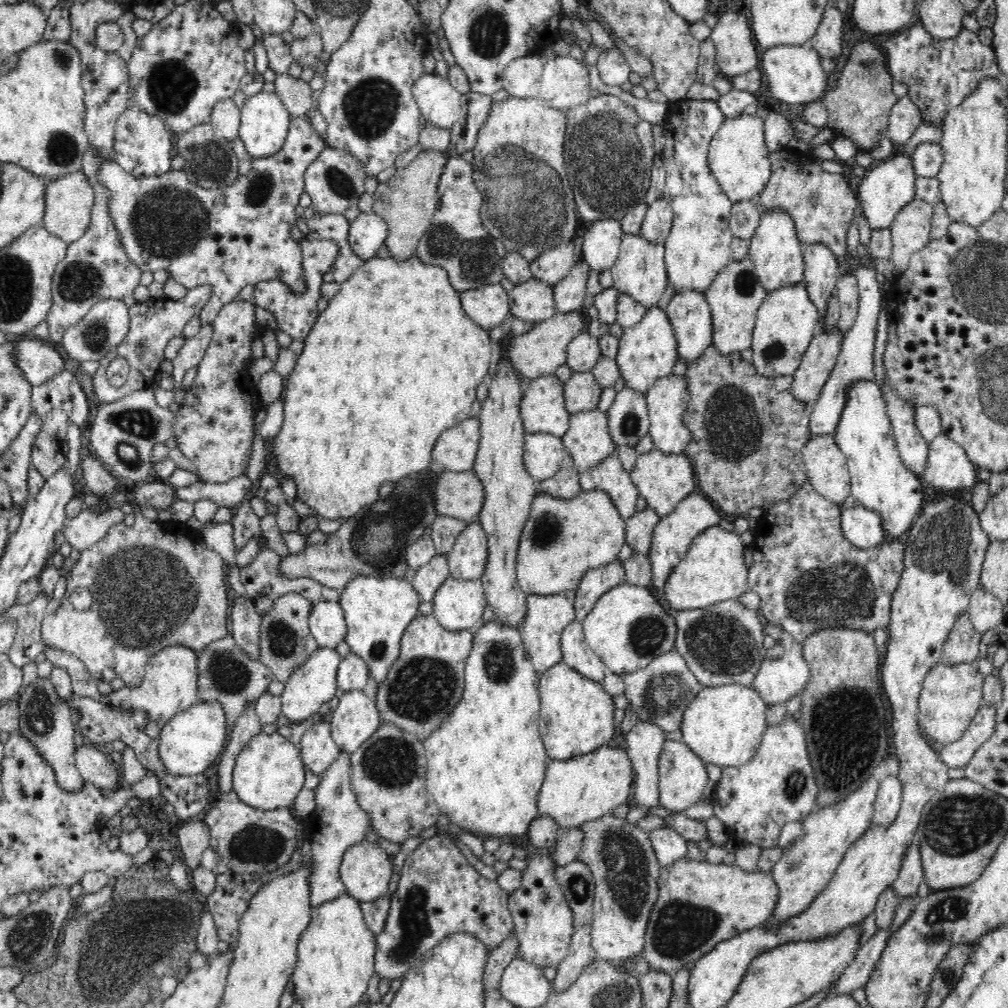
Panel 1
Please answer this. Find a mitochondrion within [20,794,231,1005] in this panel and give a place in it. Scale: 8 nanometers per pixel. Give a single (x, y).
(95, 969)

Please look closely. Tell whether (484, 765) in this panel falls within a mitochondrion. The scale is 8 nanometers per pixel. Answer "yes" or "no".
no

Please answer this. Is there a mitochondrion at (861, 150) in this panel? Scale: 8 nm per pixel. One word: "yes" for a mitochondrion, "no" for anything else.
no

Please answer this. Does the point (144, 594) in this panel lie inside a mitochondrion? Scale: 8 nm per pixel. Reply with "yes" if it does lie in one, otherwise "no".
yes

